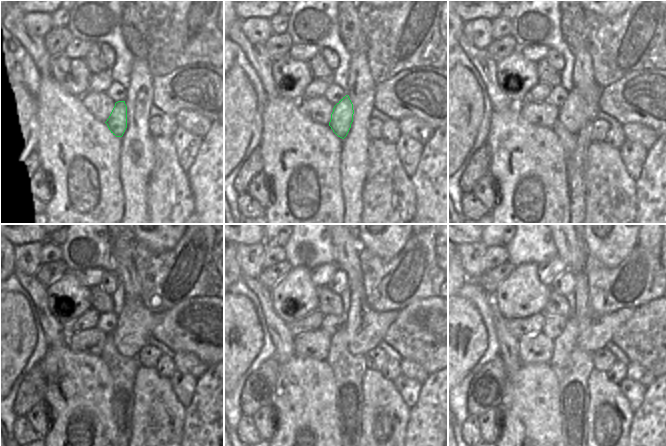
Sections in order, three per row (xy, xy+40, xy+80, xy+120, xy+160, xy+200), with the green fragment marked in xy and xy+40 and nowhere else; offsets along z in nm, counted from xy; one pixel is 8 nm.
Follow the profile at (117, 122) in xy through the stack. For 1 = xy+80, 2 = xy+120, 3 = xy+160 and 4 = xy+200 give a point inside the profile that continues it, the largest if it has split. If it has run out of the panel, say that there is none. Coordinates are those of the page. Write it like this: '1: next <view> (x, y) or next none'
1: next xy+80 (578, 110)
2: next xy+120 (130, 335)
3: next xy+160 (362, 336)
4: next xy+200 (597, 334)

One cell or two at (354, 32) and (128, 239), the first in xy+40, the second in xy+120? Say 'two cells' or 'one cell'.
one cell

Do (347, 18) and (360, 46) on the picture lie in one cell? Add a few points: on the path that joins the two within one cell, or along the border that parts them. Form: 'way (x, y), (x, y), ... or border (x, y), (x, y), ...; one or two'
way (353, 24), (353, 37), (355, 39); one

